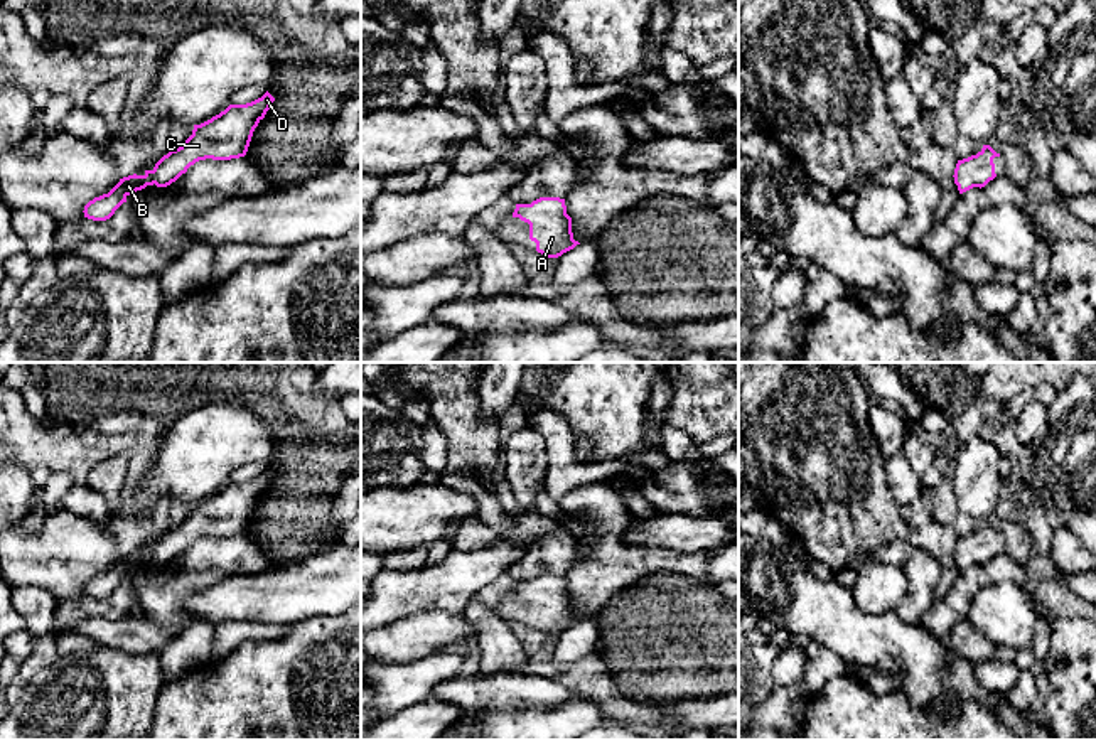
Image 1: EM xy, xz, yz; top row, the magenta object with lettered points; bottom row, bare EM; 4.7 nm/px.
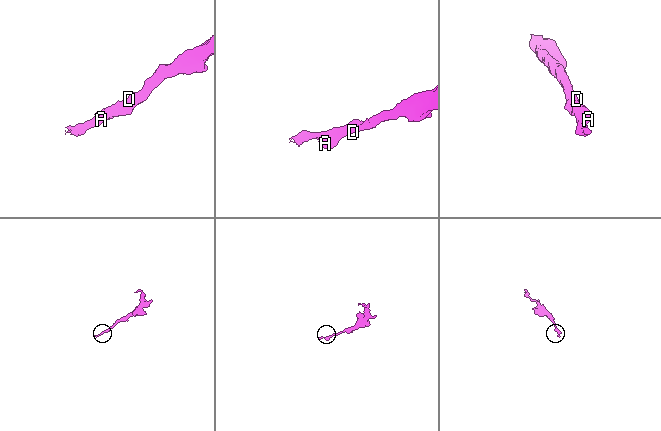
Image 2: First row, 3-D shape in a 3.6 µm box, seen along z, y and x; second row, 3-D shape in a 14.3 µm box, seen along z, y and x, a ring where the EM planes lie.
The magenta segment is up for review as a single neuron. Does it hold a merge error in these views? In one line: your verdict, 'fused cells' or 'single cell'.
single cell

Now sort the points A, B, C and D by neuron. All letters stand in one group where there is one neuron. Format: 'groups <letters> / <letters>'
groups A B C D

